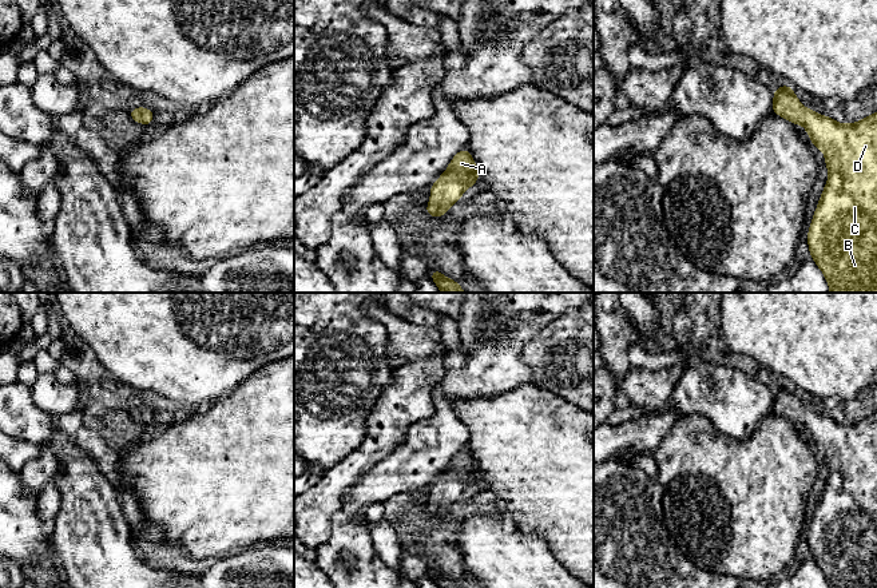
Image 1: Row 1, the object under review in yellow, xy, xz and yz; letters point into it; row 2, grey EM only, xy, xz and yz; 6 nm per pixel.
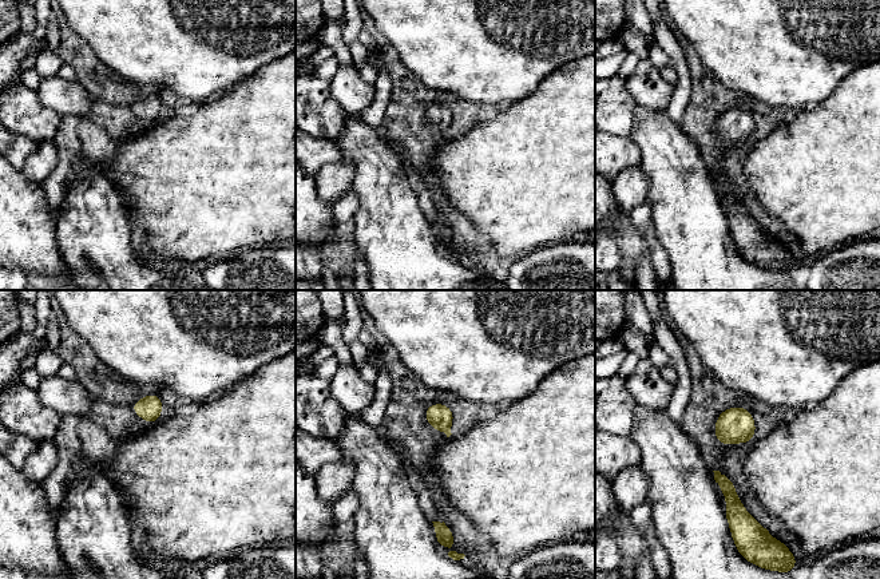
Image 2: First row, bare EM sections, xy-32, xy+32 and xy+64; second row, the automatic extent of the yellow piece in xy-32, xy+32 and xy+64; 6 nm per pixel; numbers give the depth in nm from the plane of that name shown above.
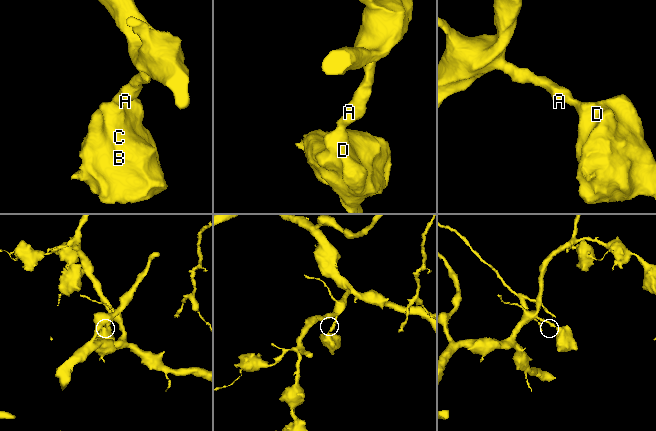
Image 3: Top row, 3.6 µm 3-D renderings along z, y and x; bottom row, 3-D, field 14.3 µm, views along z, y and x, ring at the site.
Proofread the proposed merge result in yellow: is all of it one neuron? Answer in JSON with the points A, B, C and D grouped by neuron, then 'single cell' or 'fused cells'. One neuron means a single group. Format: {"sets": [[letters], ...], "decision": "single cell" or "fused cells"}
{"sets": [["A", "B", "C", "D"]], "decision": "single cell"}

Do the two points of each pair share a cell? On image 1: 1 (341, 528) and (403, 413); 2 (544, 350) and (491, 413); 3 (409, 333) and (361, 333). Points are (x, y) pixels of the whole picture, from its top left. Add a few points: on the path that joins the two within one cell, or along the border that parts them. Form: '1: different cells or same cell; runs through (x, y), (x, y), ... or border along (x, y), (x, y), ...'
1: different cells; border along (340, 509), (333, 516), (332, 532), (328, 540)
2: different cells; border along (530, 381), (558, 396)
3: different cells; border along (365, 312), (387, 333), (389, 364)

